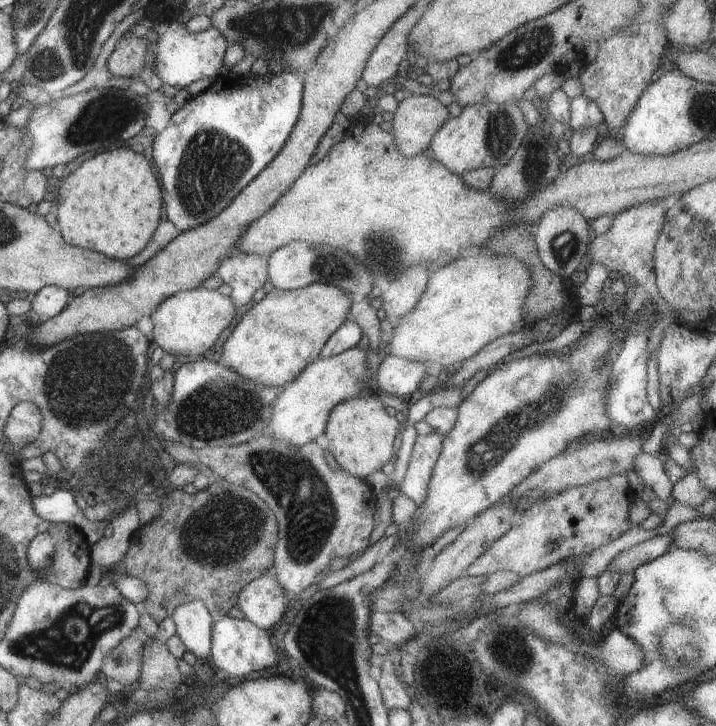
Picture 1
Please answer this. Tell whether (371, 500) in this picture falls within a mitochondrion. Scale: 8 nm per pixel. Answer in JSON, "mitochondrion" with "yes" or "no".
{"mitochondrion":"no"}

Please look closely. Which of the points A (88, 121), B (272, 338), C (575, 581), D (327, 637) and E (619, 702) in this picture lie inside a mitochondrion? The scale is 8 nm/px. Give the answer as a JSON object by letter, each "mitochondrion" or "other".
{"A":"mitochondrion","B":"other","C":"other","D":"mitochondrion","E":"other"}

